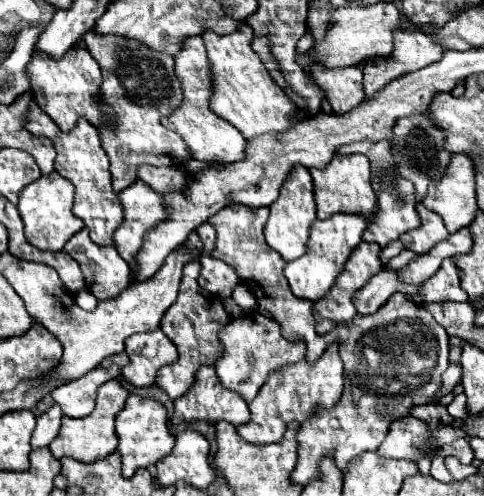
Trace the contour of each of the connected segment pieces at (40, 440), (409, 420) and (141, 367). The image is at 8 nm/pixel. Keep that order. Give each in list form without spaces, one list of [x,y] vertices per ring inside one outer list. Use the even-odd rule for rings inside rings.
[[[53,405],[49,407],[41,417],[37,417],[37,427],[33,431],[33,437],[31,437],[31,447],[33,449],[39,449],[39,447],[47,447],[59,433],[59,427],[61,427],[61,407]]]
[[[409,415],[391,423],[389,433],[379,445],[377,453],[381,457],[419,461],[423,455],[435,457],[439,447],[453,443],[459,437],[465,437],[463,429],[437,427],[435,431],[431,431],[423,421]]]
[[[161,329],[151,331],[151,333],[131,335],[125,341],[125,353],[129,355],[129,365],[121,369],[121,375],[123,375],[125,381],[129,381],[135,387],[149,387],[149,385],[153,385],[159,367],[165,365],[165,363],[177,361],[177,347],[173,345],[173,341]]]

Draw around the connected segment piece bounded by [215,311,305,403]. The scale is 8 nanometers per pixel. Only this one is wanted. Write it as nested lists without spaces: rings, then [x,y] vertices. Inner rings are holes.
[[[257,311],[245,313],[237,319],[231,319],[221,331],[219,341],[223,345],[223,355],[217,361],[217,375],[223,383],[223,387],[239,393],[247,403],[255,399],[261,385],[267,381],[269,373],[279,369],[285,363],[299,361],[305,357],[305,343],[303,341],[287,341],[279,325],[273,319],[267,319],[259,315]]]

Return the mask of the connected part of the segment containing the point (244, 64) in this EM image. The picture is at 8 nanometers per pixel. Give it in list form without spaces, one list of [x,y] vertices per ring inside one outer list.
[[[241,23],[237,31],[229,35],[205,31],[203,41],[209,55],[209,69],[213,81],[209,105],[213,113],[233,123],[245,135],[245,139],[253,139],[263,133],[281,133],[293,127],[295,121],[291,119],[291,115],[297,111],[297,107],[293,107],[293,101],[271,79],[261,57],[251,49],[253,29],[247,23]]]

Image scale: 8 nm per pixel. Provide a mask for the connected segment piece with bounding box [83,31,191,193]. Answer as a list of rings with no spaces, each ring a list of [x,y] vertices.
[[[93,31],[83,35],[83,43],[101,67],[103,83],[97,99],[115,113],[115,123],[101,123],[101,145],[111,159],[111,181],[113,191],[121,193],[137,179],[137,167],[147,165],[173,165],[189,159],[189,149],[185,147],[181,135],[165,129],[159,121],[161,115],[175,111],[183,99],[181,83],[173,71],[173,57],[165,53],[151,51],[145,43],[137,39],[127,39],[119,35],[97,35]]]

